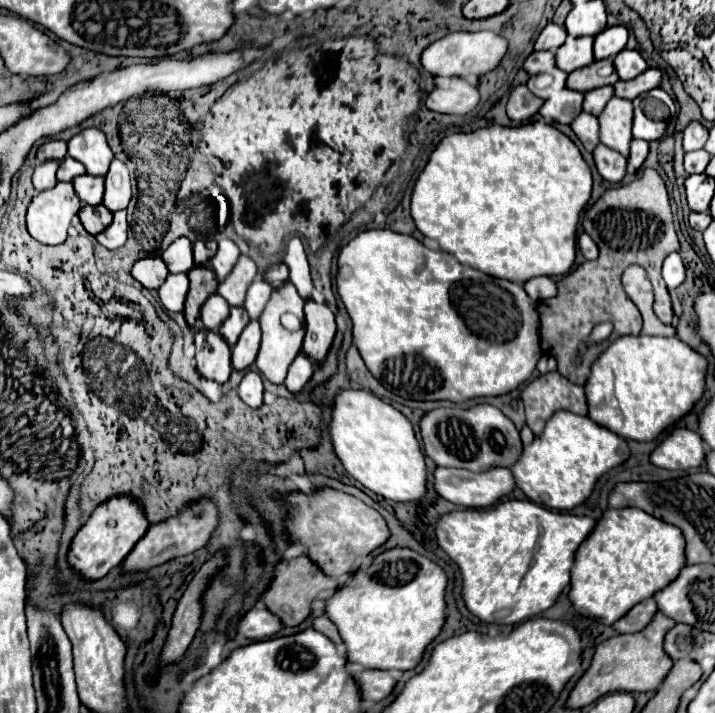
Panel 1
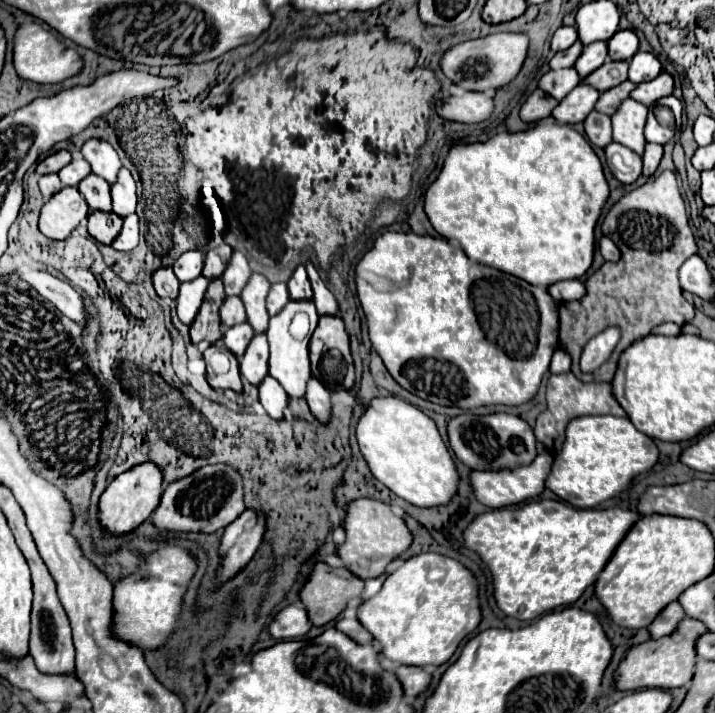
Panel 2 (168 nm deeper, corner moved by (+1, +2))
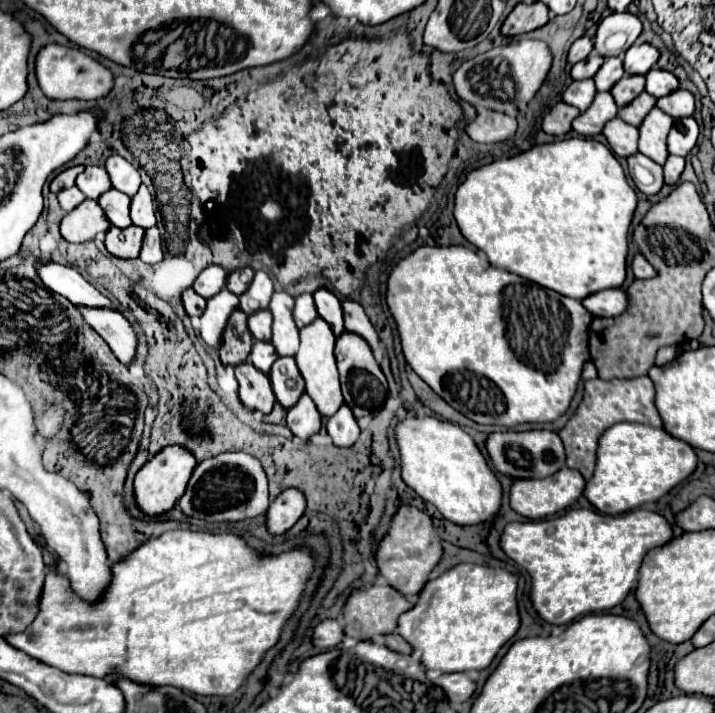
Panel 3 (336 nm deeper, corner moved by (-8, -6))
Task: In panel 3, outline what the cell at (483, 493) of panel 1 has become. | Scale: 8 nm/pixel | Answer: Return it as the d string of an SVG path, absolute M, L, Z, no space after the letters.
M562 468L558 474L552 474L550 478L542 478L542 480L516 480L510 490L510 506L518 514L522 514L530 520L546 518L546 516L552 516L552 514L572 506L582 496L584 486L586 486L584 476L572 468Z

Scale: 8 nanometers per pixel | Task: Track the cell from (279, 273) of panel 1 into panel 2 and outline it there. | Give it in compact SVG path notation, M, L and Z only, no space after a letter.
M299 264L295 268L295 272L291 274L291 278L287 280L287 290L289 290L289 296L293 300L311 300L311 286L309 286L309 278L305 274L305 266Z

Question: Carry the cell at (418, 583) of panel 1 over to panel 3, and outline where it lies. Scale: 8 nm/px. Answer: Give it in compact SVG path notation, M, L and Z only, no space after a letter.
M458 564L428 582L414 608L402 614L398 634L418 650L428 670L442 673L484 670L520 628L516 592L518 578L504 568Z

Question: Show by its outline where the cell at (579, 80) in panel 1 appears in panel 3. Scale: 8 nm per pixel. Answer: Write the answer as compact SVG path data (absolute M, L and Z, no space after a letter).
M628 74L622 80L618 80L612 90L612 96L614 96L618 108L628 106L636 96L640 96L644 92L644 86L646 86L644 76L630 76Z

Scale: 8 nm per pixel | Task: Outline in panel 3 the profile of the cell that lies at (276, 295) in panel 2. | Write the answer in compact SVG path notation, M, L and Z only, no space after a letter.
M300 294L296 298L296 306L294 306L294 320L298 322L298 328L312 324L316 318L318 318L318 310L314 304L314 296L312 294Z

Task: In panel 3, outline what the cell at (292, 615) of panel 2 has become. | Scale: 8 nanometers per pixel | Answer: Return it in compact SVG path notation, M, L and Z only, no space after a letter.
M324 620L314 628L314 644L318 648L336 648L344 638L344 624L338 620Z

